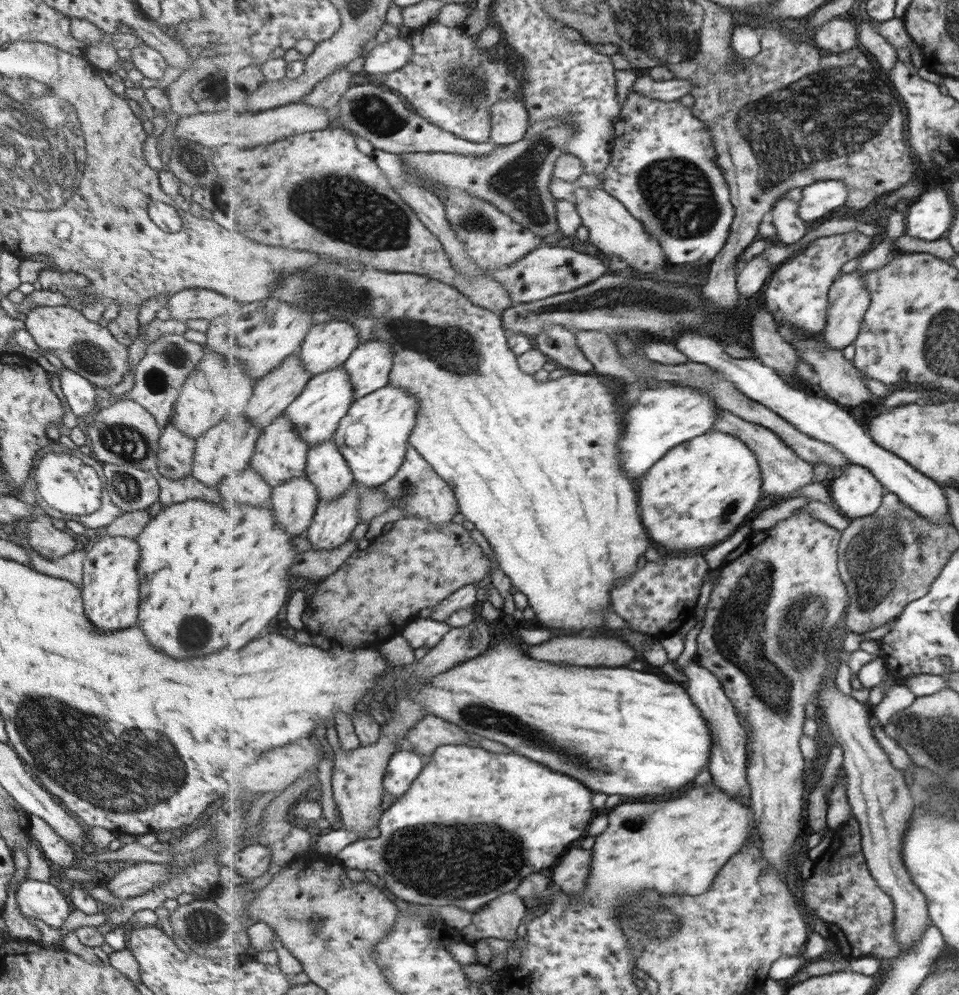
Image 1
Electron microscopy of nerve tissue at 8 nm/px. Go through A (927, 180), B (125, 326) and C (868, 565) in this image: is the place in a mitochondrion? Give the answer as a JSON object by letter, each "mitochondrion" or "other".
{"A":"other","B":"other","C":"mitochondrion"}

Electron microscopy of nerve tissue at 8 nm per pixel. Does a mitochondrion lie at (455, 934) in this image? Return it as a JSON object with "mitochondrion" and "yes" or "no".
{"mitochondrion":"no"}

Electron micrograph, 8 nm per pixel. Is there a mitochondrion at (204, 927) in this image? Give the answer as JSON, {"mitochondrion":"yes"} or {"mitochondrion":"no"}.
{"mitochondrion":"yes"}

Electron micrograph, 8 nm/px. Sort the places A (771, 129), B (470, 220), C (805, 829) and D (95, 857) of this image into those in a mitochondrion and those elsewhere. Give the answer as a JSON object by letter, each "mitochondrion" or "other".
{"A":"mitochondrion","B":"mitochondrion","C":"other","D":"other"}

